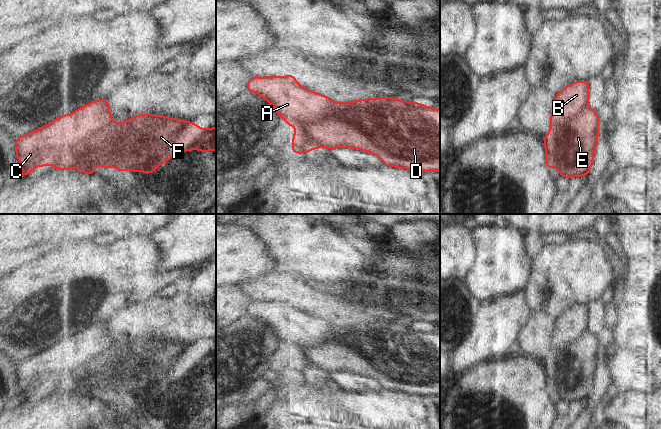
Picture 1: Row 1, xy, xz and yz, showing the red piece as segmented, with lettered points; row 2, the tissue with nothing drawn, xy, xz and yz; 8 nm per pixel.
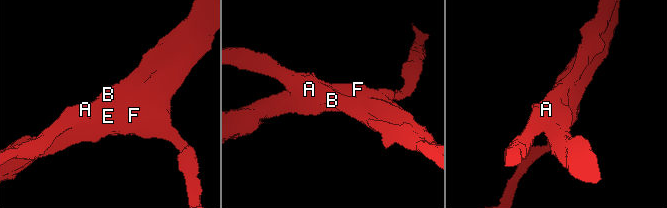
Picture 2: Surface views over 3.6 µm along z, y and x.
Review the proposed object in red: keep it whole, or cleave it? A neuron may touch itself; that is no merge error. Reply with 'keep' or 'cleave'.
cleave

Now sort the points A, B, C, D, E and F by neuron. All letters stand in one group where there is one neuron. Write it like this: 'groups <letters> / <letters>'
groups A B C / D E F

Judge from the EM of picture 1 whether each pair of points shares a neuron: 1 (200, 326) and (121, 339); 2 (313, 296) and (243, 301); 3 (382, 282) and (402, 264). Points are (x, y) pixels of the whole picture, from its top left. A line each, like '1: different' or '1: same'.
1: same
2: different
3: same

